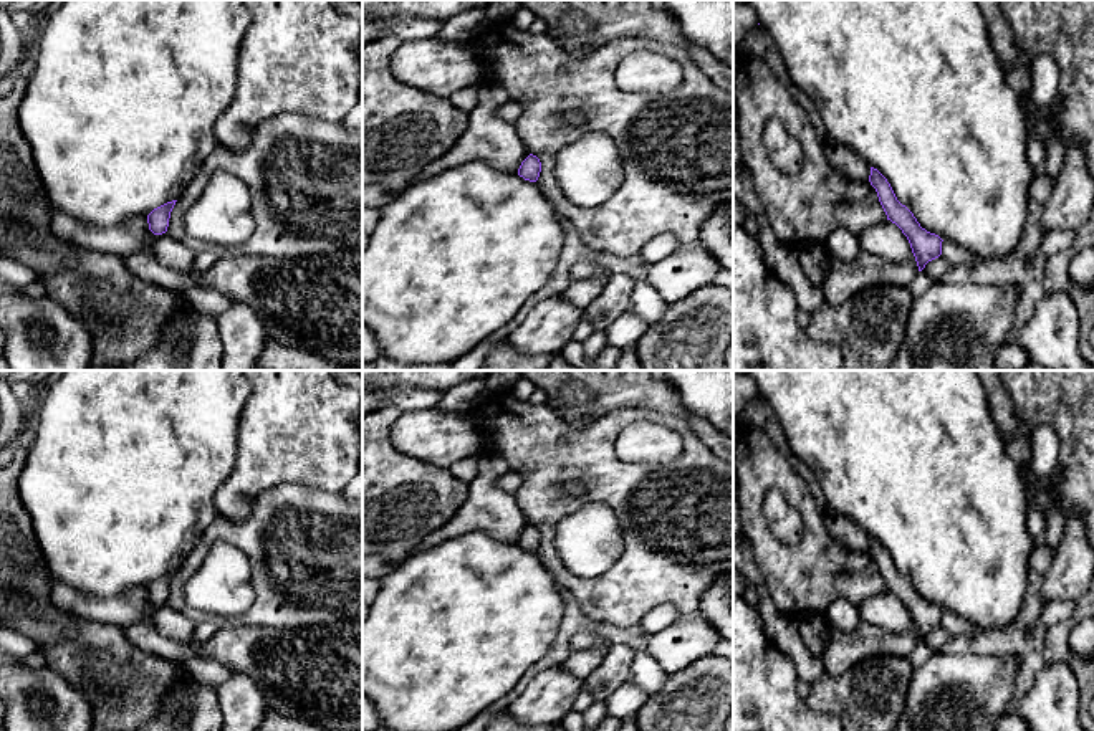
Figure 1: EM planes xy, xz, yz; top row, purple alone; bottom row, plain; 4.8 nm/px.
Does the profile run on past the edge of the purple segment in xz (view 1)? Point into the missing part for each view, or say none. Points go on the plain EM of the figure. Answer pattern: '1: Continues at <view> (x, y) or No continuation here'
1: No continuation here

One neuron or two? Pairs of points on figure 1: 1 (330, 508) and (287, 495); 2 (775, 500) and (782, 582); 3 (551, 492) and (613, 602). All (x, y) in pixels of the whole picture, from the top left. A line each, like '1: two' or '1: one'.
1: one
2: two
3: one

